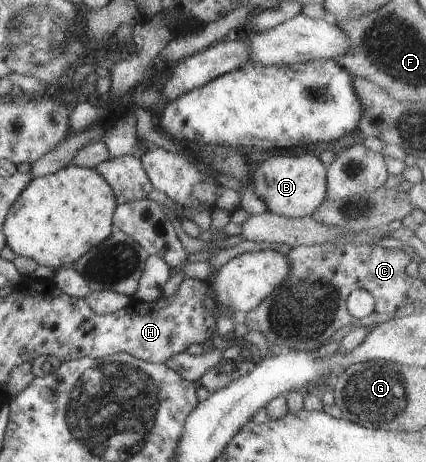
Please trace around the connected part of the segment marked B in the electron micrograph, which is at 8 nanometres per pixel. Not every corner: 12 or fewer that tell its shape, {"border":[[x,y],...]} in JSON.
{"border":[[315,156],[267,157],[253,192],[267,211],[304,217],[325,198]]}

